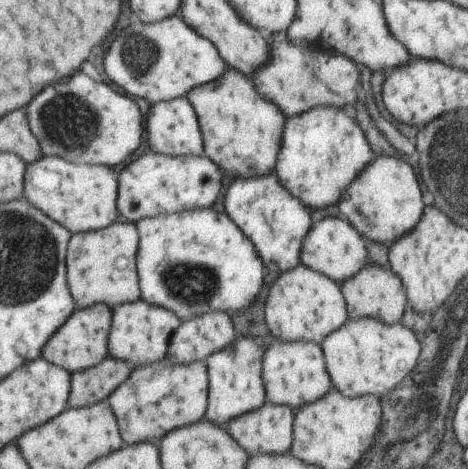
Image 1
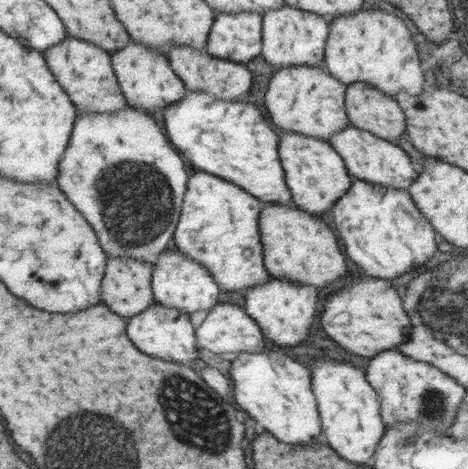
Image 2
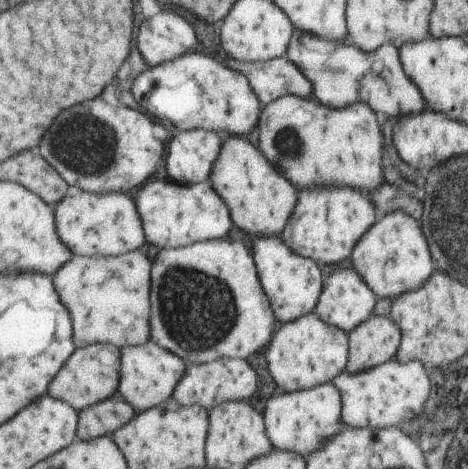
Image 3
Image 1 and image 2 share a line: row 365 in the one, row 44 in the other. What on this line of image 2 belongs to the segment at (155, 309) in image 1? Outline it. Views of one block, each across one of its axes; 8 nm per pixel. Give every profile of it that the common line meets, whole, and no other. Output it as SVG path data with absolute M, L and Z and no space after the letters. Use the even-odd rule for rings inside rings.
M131 42L123 50L111 54L111 62L113 62L115 74L117 74L121 92L127 98L127 106L161 112L161 108L175 104L187 92L183 78L179 78L179 74L175 74L175 68L171 66L171 60L167 58L167 54L163 54L163 50L153 50L151 46Z

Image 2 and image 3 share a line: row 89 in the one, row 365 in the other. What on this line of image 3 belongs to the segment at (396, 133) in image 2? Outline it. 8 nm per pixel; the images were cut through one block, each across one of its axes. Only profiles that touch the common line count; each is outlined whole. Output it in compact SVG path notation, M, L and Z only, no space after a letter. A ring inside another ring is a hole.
M369 316L363 324L347 332L351 336L351 358L347 358L347 372L359 374L381 366L395 358L397 344L401 344L401 328L385 316Z

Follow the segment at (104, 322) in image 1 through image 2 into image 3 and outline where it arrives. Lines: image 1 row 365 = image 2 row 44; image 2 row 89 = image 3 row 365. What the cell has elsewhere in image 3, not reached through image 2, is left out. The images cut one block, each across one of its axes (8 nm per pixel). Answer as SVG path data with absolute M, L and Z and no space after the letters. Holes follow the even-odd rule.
M91 344L75 348L69 356L67 366L59 370L59 378L51 382L51 396L75 406L75 410L85 410L97 402L103 402L117 394L121 372L121 350L111 344Z

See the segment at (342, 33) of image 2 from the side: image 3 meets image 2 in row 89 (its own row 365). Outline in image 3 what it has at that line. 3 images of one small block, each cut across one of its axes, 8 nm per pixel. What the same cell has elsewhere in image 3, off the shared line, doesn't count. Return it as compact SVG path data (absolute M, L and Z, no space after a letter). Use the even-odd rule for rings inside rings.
M391 358L359 374L343 370L331 382L341 392L341 416L343 424L349 428L387 428L387 424L399 424L403 418L411 420L421 412L429 392L429 382L427 376L423 378L419 360L401 364L397 358Z

